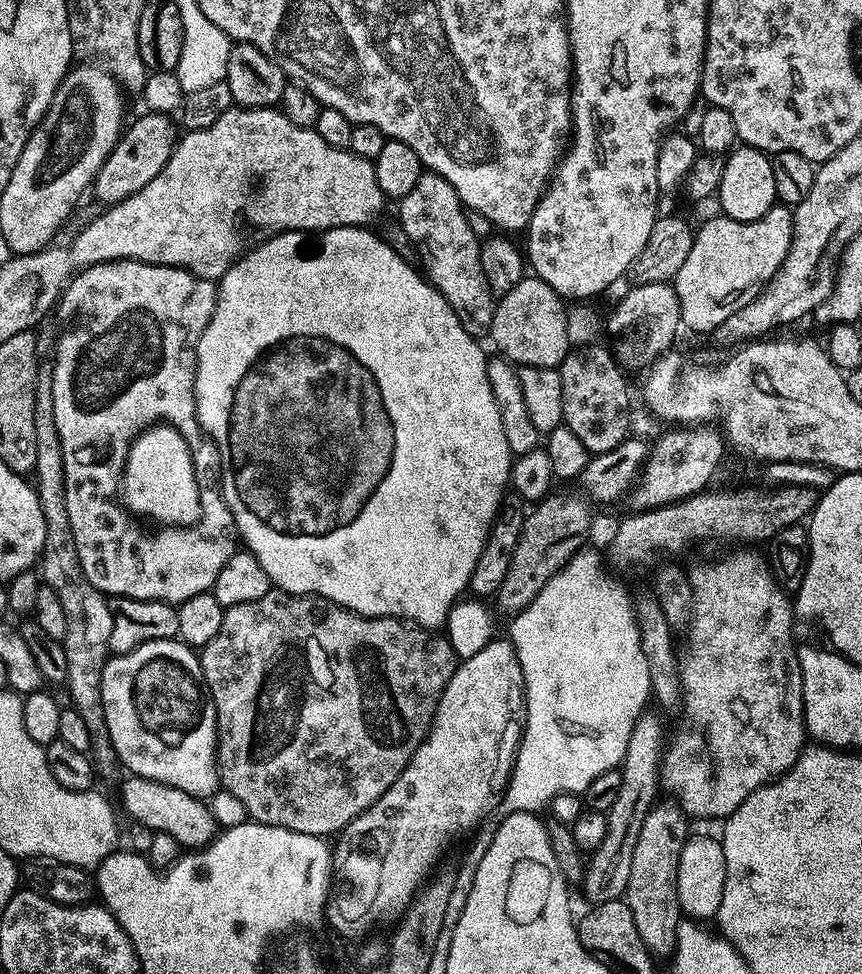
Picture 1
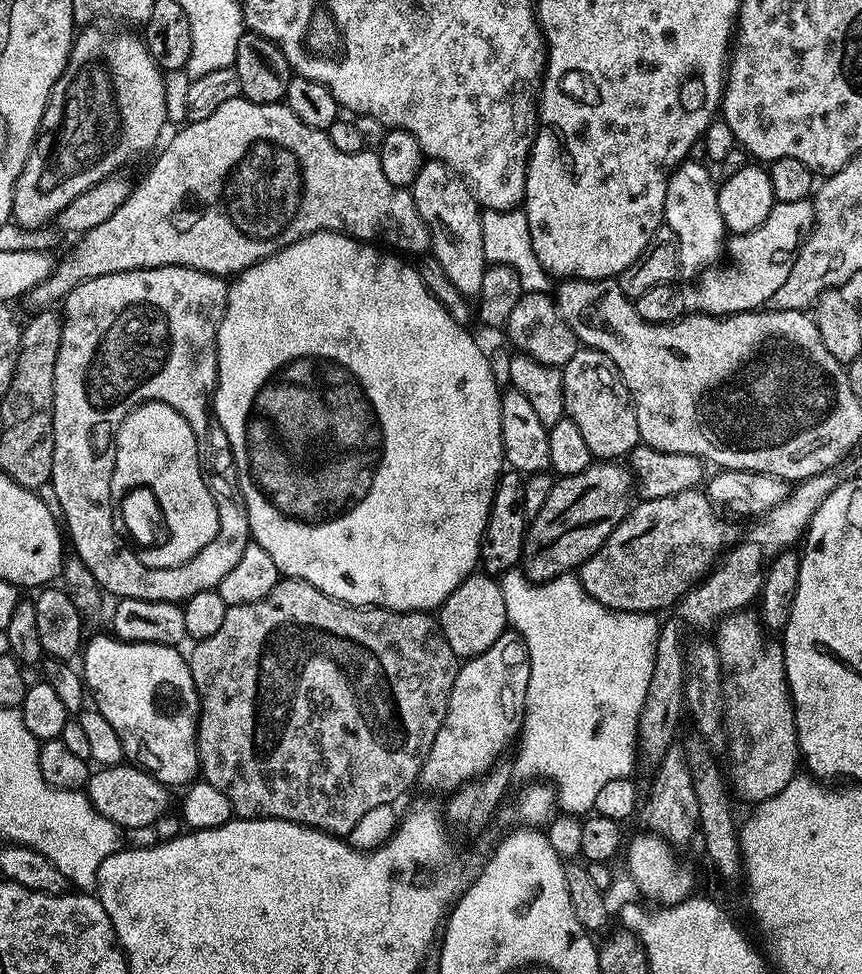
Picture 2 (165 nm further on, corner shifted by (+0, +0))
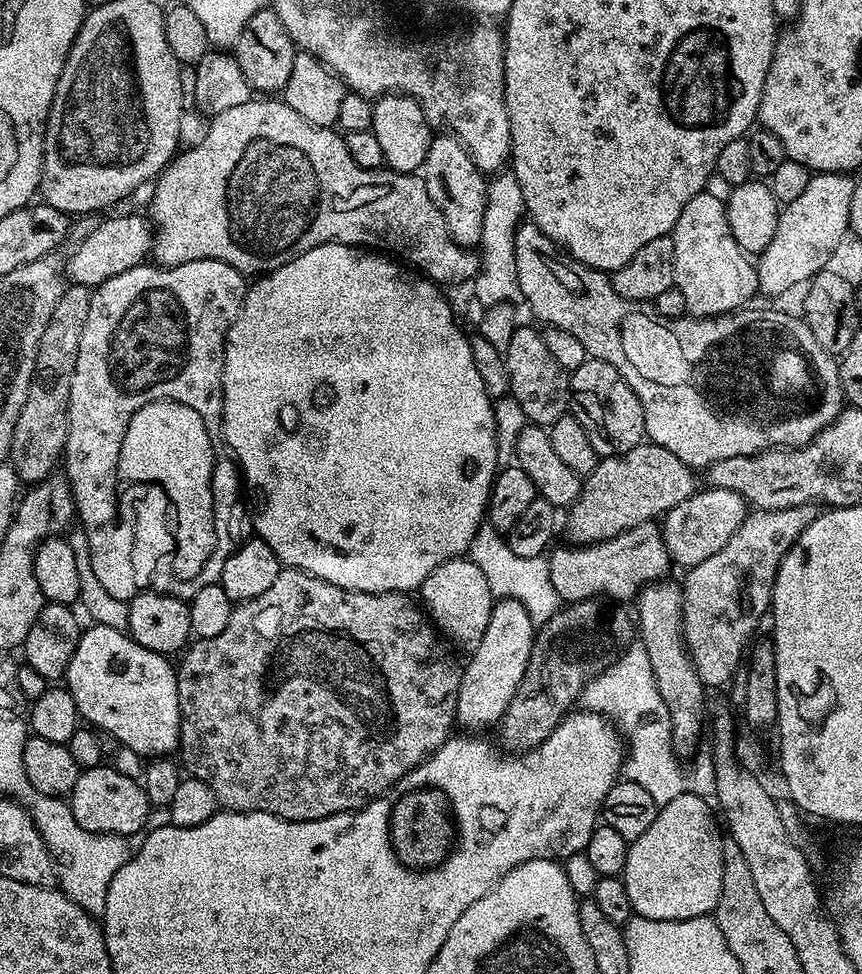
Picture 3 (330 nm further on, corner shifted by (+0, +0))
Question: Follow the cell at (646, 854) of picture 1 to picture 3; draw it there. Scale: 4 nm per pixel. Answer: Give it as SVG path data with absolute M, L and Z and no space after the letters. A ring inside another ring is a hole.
M665 578L647 585L635 601L634 607L640 615L638 640L644 645L646 654L650 654L650 670L654 670L658 694L662 694L662 702L666 702L666 710L670 714L673 749L677 753L695 753L695 748L700 744L700 735L703 732L705 735L706 732L706 686L696 673L692 655L688 652L688 644L684 641L683 587L679 583L671 584L670 581L671 579Z

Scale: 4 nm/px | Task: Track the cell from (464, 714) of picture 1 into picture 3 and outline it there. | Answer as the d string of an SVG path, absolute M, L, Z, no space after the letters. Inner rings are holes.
M497 599L492 606L490 626L486 626L486 634L482 634L482 642L471 649L468 665L462 668L460 689L457 694L455 723L464 730L480 730L499 725L508 715L510 698L514 698L514 690L518 690L518 682L522 682L522 674L526 674L526 662L530 662L532 647L536 641L538 628L530 614L526 614L526 606L517 600Z

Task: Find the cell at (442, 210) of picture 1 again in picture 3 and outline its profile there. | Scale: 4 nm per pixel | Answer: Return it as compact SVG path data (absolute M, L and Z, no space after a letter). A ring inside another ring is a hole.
M451 134L433 135L430 150L422 169L422 179L434 206L446 218L446 230L464 248L475 249L482 238L482 218L486 211L489 181L480 167L472 161L464 143Z

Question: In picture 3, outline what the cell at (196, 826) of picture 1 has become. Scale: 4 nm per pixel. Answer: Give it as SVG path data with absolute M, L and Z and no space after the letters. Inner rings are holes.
M108 767L85 768L81 771L78 782L74 782L74 790L70 793L72 813L82 830L132 838L135 832L145 831L144 823L150 813L148 796L139 779L131 780L126 773L115 772Z

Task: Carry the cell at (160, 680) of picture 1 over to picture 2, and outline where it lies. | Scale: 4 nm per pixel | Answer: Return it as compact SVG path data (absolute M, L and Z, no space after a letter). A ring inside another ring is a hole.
M107 635L94 637L82 648L82 679L91 703L92 700L96 703L95 711L106 718L111 735L135 767L149 772L165 786L187 785L198 772L196 722L200 718L200 700L185 653L180 653L181 649L171 644L132 644L129 640Z

